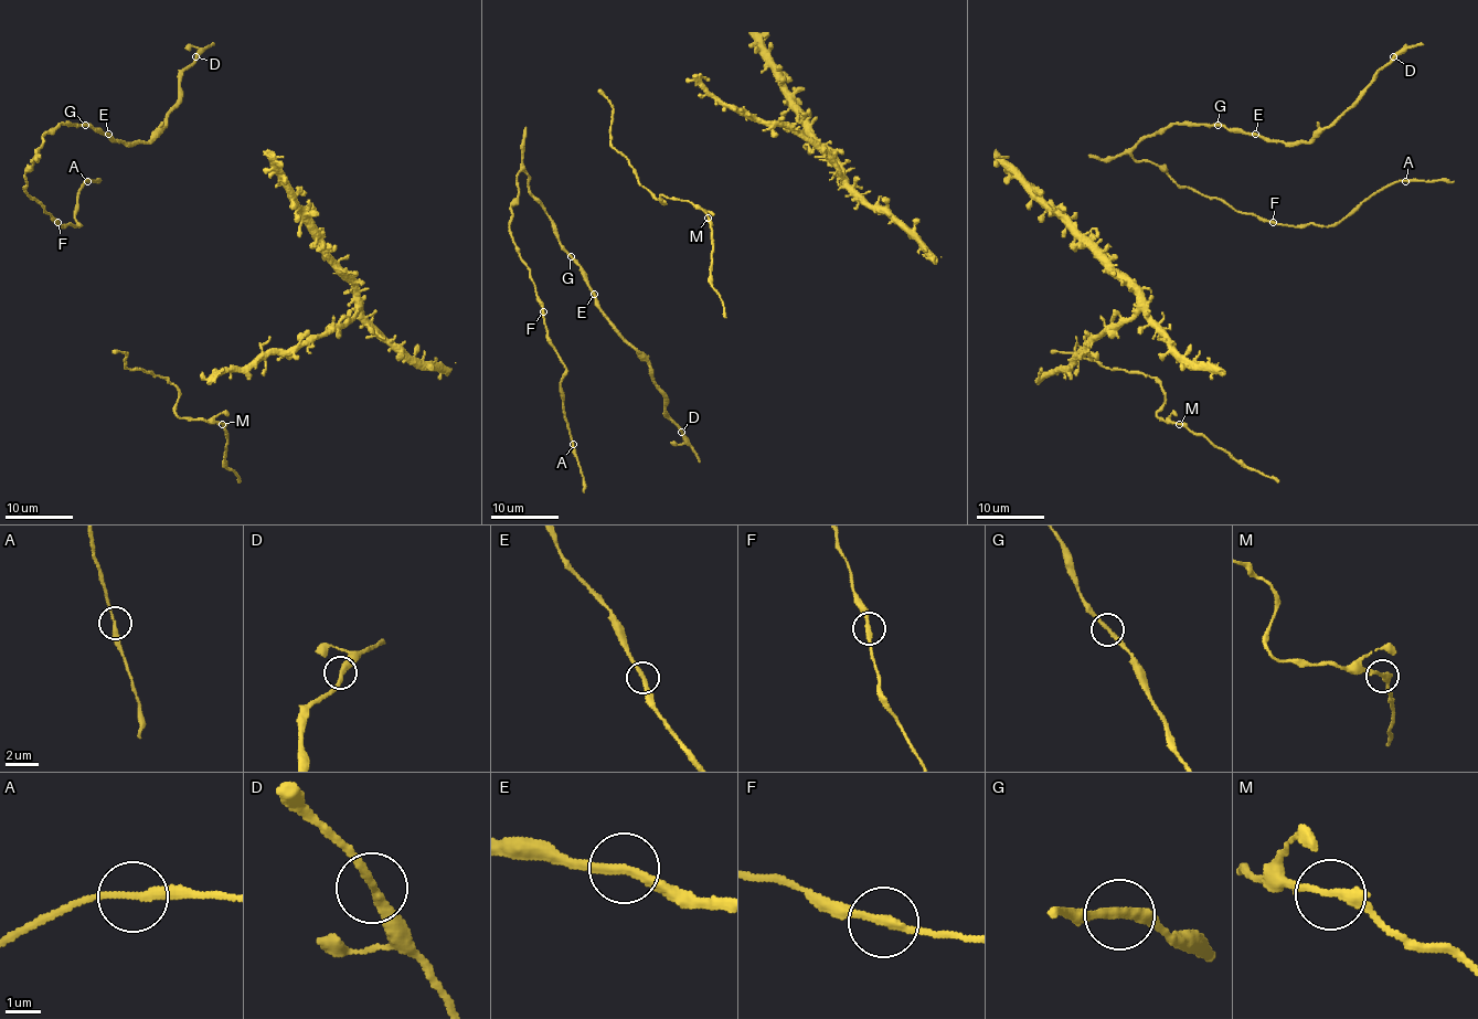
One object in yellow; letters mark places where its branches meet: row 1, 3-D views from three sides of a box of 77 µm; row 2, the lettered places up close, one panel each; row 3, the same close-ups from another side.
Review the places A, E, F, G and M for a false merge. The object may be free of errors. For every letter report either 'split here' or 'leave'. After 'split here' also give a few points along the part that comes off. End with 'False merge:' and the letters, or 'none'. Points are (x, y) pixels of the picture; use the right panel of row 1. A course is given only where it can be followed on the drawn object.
A: leave
E: leave
F: leave
G: leave
M: leave
False merge: none

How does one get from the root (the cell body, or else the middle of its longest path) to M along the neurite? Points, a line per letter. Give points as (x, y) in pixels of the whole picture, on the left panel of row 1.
M: (112, 350), (127, 353), (127, 369), (142, 369), (176, 386), (179, 416), (223, 424)

